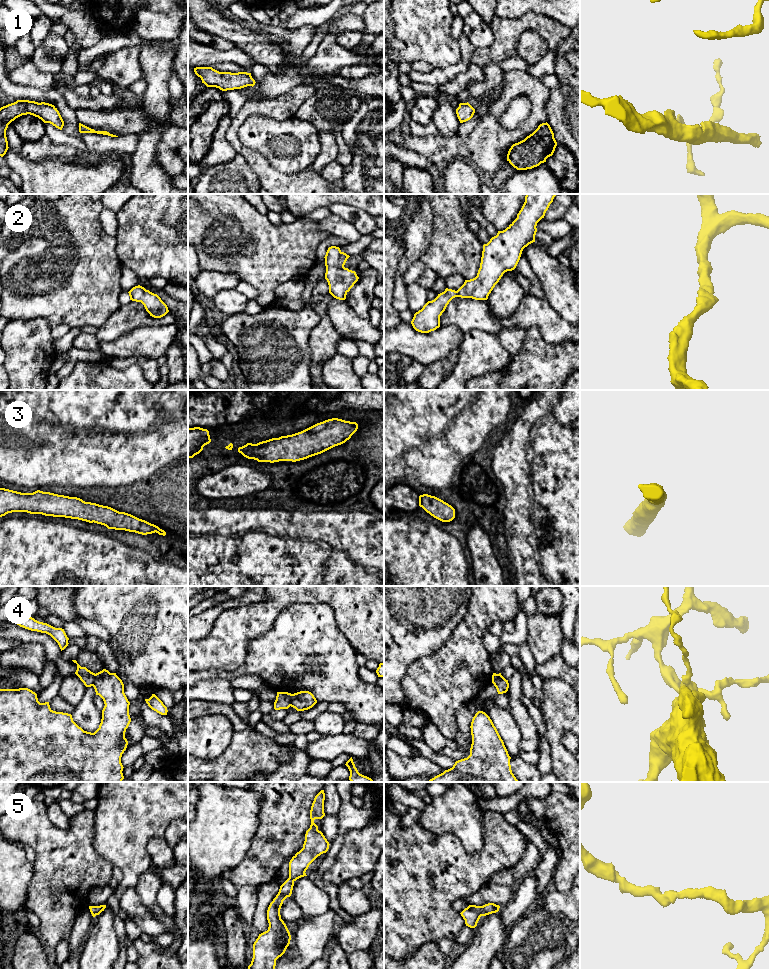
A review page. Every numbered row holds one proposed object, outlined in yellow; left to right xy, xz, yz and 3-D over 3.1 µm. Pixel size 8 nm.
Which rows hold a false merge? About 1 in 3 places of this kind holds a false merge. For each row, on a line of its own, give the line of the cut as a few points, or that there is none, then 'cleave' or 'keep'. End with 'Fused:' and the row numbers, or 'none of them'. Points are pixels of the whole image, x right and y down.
1: cut none; keep
2: cut none; keep
3: cut none; keep
4: cut xy (96, 674), (92, 685); cleave
5: cut none; keep
Fused: 4

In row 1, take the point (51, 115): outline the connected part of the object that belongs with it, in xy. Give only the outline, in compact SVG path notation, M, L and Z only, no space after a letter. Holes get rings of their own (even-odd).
M17 100L0 108L0 156L3 157L8 150L6 130L8 125L22 115L33 115L44 123L50 123L62 130L64 121L57 108L49 103L29 100Z

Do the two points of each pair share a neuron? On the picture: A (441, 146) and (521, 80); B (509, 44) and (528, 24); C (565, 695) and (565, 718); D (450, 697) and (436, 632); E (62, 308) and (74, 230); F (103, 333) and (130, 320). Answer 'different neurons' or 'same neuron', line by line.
A: same neuron
B: same neuron
C: same neuron
D: different neurons
E: same neuron
F: same neuron

